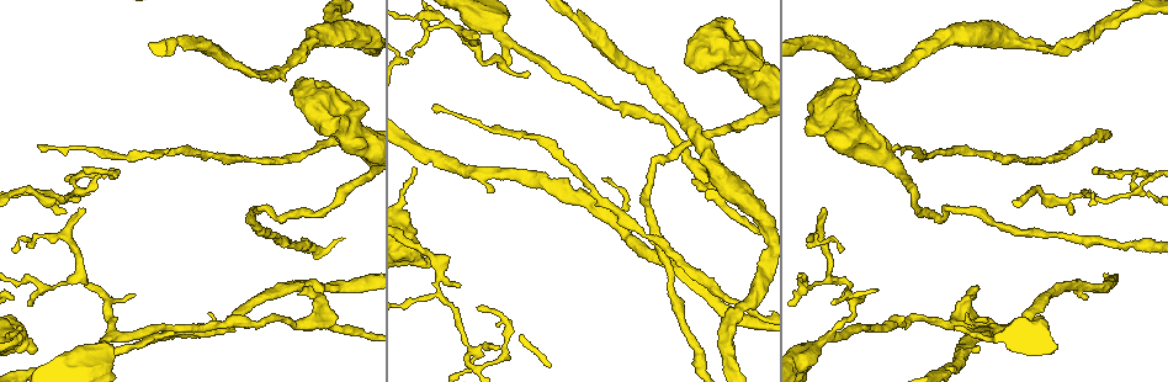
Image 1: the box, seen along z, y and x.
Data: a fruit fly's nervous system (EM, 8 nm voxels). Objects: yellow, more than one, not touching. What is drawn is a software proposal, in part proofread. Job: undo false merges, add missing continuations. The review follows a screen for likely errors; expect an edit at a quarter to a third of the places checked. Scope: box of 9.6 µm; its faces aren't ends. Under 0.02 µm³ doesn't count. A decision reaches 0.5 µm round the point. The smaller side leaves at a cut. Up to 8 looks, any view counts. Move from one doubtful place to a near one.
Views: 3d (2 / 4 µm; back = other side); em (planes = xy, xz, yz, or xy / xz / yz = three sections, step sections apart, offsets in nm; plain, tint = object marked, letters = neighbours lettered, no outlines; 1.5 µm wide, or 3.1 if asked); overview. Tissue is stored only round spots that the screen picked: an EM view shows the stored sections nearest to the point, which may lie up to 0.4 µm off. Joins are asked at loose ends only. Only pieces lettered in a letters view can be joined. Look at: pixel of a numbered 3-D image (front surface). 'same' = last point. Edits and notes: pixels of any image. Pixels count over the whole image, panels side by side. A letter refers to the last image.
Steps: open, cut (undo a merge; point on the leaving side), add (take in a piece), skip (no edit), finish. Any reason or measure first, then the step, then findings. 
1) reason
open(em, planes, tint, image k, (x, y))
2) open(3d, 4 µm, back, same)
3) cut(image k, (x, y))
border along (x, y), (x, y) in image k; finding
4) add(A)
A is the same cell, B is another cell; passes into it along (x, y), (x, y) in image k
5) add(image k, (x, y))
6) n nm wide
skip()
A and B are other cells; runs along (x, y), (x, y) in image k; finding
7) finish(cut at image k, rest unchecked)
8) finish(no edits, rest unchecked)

thin end
open(em, planes, tint, image 1, (842, 250))

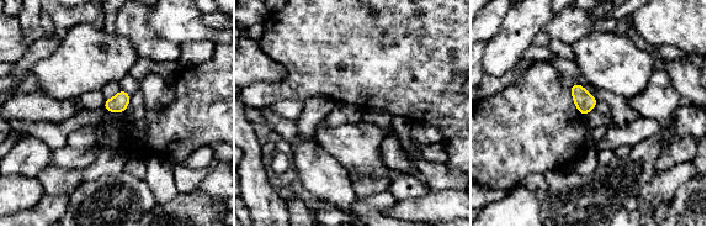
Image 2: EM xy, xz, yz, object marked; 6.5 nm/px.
see the neighbours
open(em, planes, letters, same)

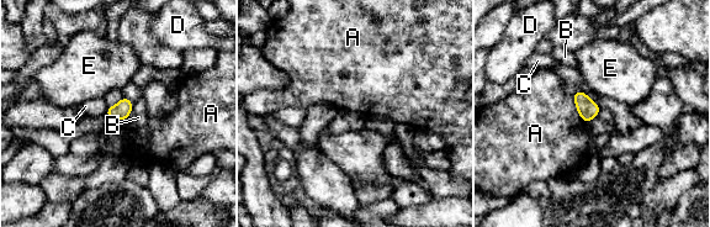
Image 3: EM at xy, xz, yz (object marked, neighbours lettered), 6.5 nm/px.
110 nm wide
skip()
A, B, C, D and E are other cells; border along (571, 96), (581, 120), (586, 125) in image 3; none of them fits

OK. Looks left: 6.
thin end
open(3d, 2 µm, image 1, (824, 207))

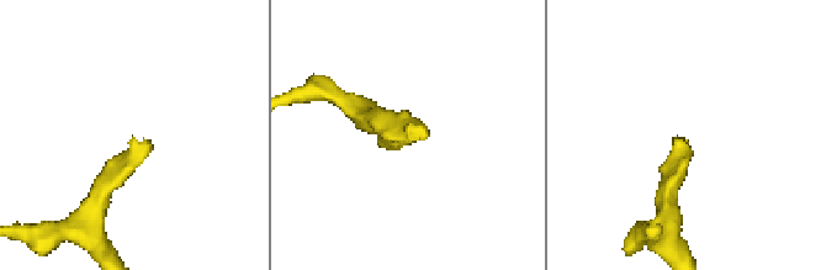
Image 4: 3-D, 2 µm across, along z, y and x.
now the EM
open(em, yz, step 8, tint, image 4, (147, 141))

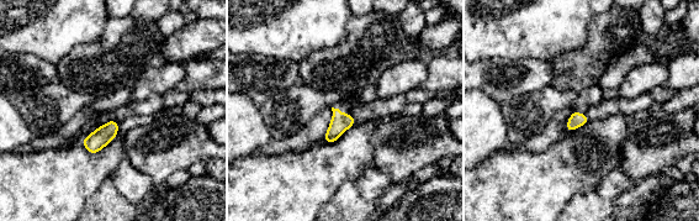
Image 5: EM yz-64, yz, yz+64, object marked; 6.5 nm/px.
open(em, xy, step 8, letters, same)

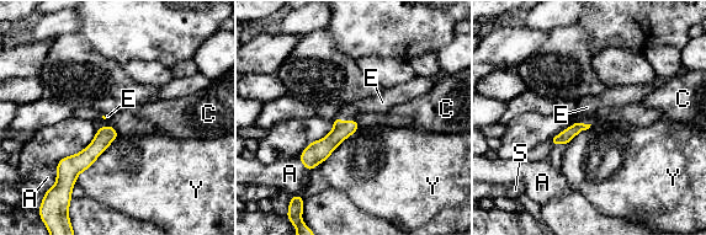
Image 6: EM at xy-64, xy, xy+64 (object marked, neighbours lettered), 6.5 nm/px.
add(E)
E is the same cell, A, C, S and Y are other cells; passes into it along (318, 150), (344, 122), (377, 103) in image 6; it goes on there

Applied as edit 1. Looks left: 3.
see it whole again
open(overview)

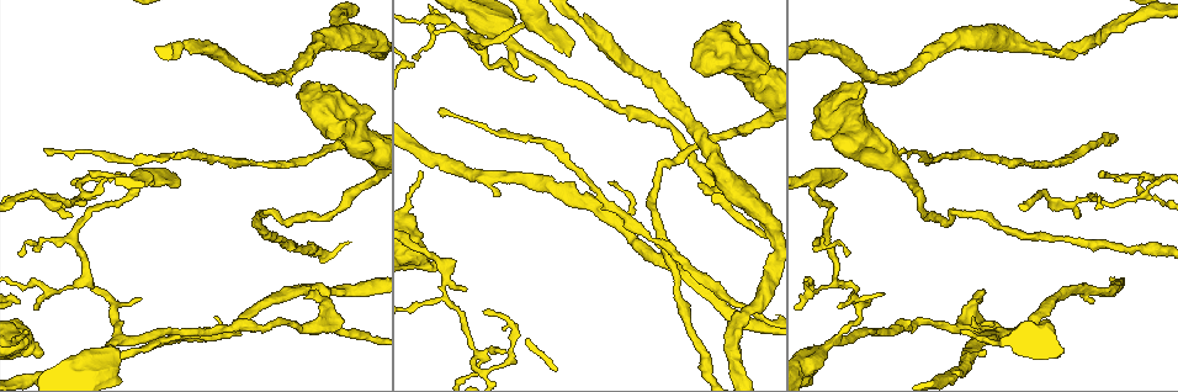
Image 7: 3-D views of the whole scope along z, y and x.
abrupt turn
open(em, planes, tint, image 7, (507, 351))

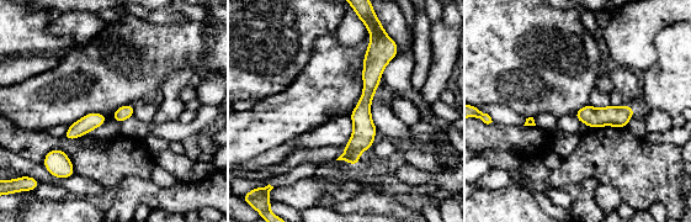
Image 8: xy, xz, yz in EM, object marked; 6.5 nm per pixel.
open(em, planes, letters, same)

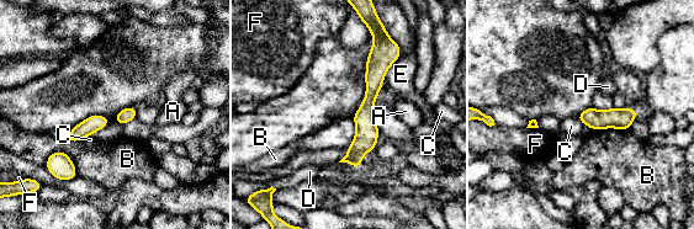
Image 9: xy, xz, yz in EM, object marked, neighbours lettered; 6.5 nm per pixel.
B touches over 240 nm
skip()
A, B, C, D, E and F are other cells; border along (91, 133), (83, 139) in image 9; continuous, no second cell

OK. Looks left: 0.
finish(add at image 6, rest unchecked)

